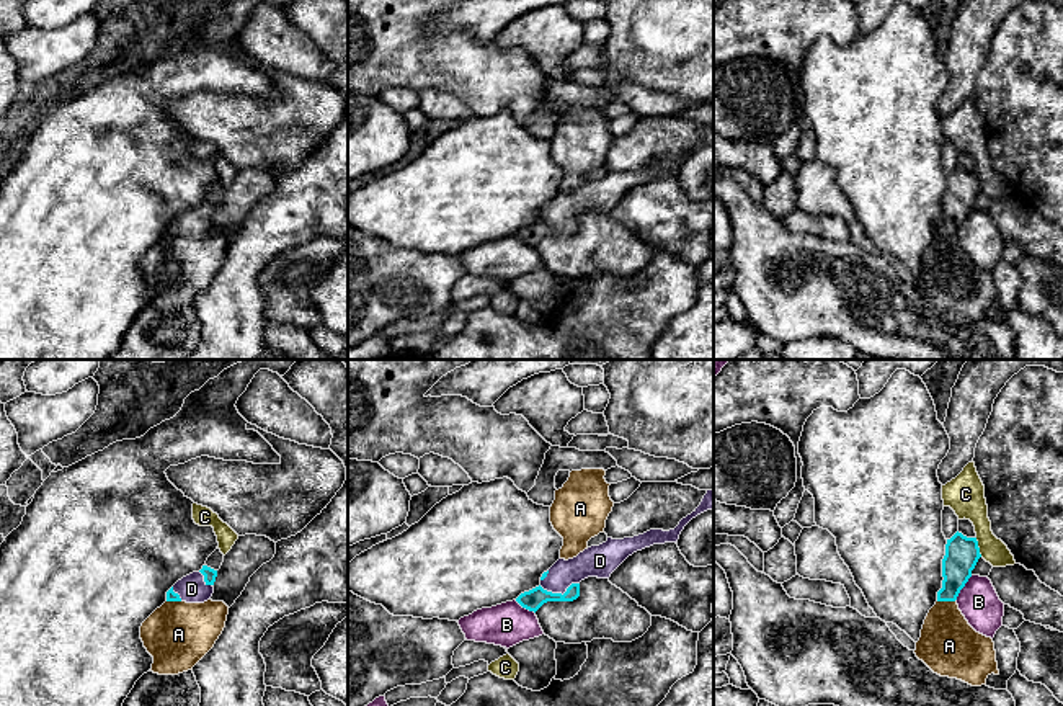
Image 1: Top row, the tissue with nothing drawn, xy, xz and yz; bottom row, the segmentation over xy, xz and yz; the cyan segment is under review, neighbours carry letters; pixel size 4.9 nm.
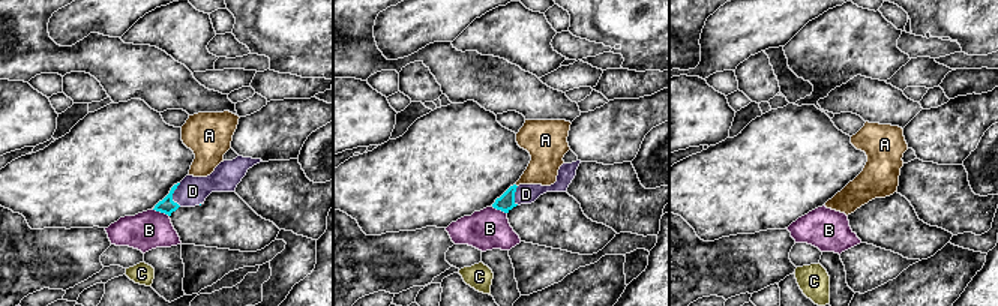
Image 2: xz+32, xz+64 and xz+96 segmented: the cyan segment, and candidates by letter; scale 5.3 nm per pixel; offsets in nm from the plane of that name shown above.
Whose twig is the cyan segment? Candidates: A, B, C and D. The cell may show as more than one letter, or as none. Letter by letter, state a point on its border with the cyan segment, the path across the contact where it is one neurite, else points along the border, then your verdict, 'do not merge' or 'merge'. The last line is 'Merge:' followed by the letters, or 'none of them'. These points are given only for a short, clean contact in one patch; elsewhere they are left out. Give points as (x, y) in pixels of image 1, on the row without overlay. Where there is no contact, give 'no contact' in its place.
A: contact yz (946, 234); border yz (938, 234), (954, 236); do not merge
B: contact yz (962, 221); do not merge
C: contact yz (978, 182); do not merge
D: contact xz (559, 227); way xz (533, 234), (542, 227), (559, 227), (587, 198), (598, 195); merge
Merge: D

